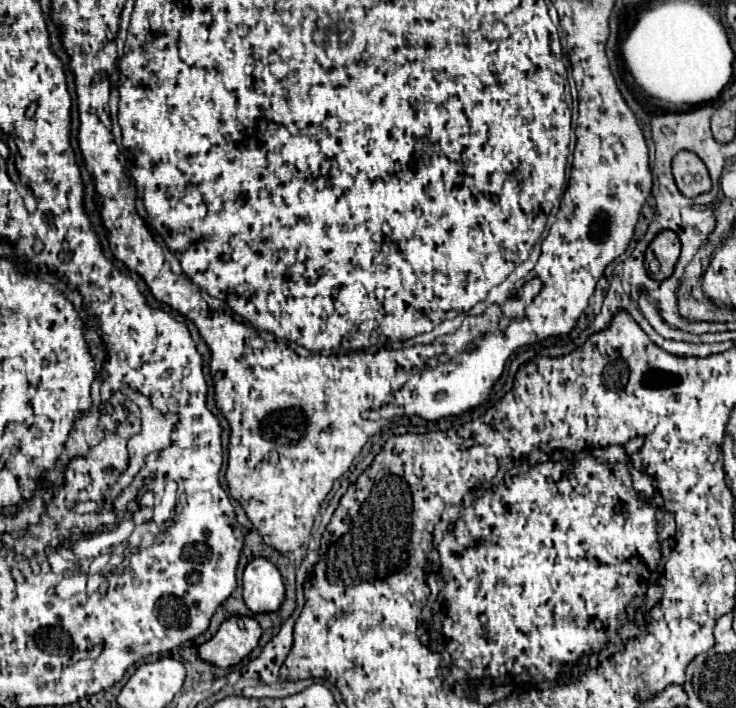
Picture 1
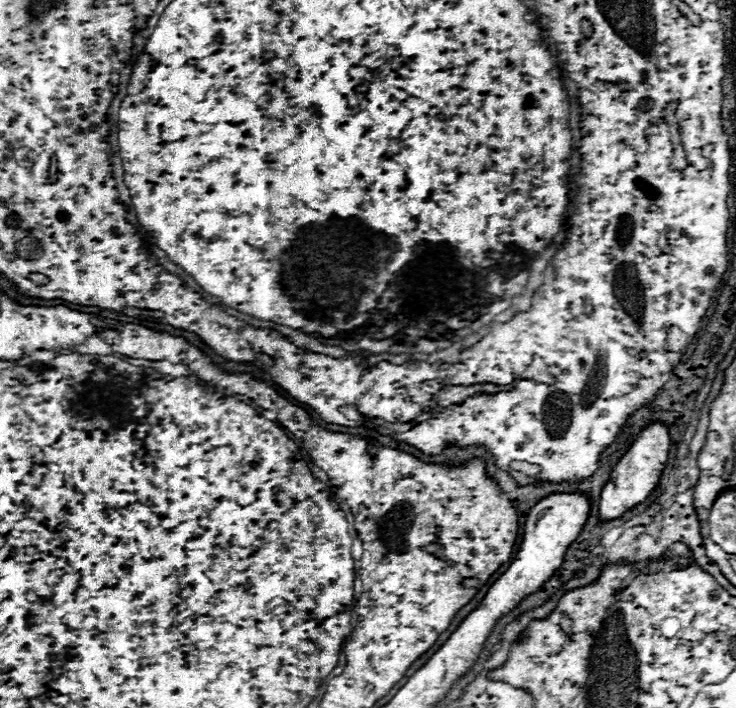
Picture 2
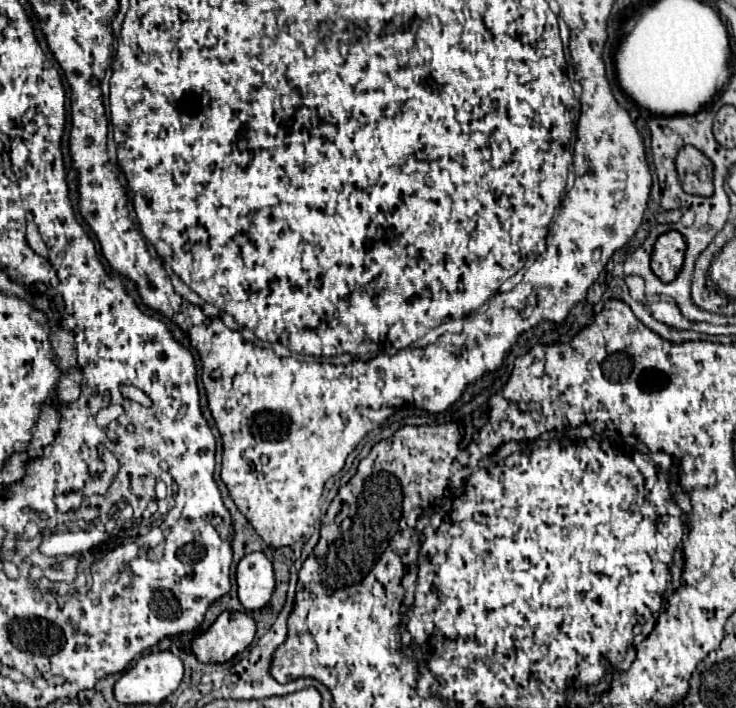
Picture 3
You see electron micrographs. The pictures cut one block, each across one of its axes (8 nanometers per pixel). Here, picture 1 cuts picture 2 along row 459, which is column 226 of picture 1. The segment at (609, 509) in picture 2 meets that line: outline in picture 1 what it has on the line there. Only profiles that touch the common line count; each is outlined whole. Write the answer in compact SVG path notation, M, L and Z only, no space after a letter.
M232 616L228 618L216 636L200 646L200 658L220 668L240 664L256 646L262 636L262 628L254 618Z

